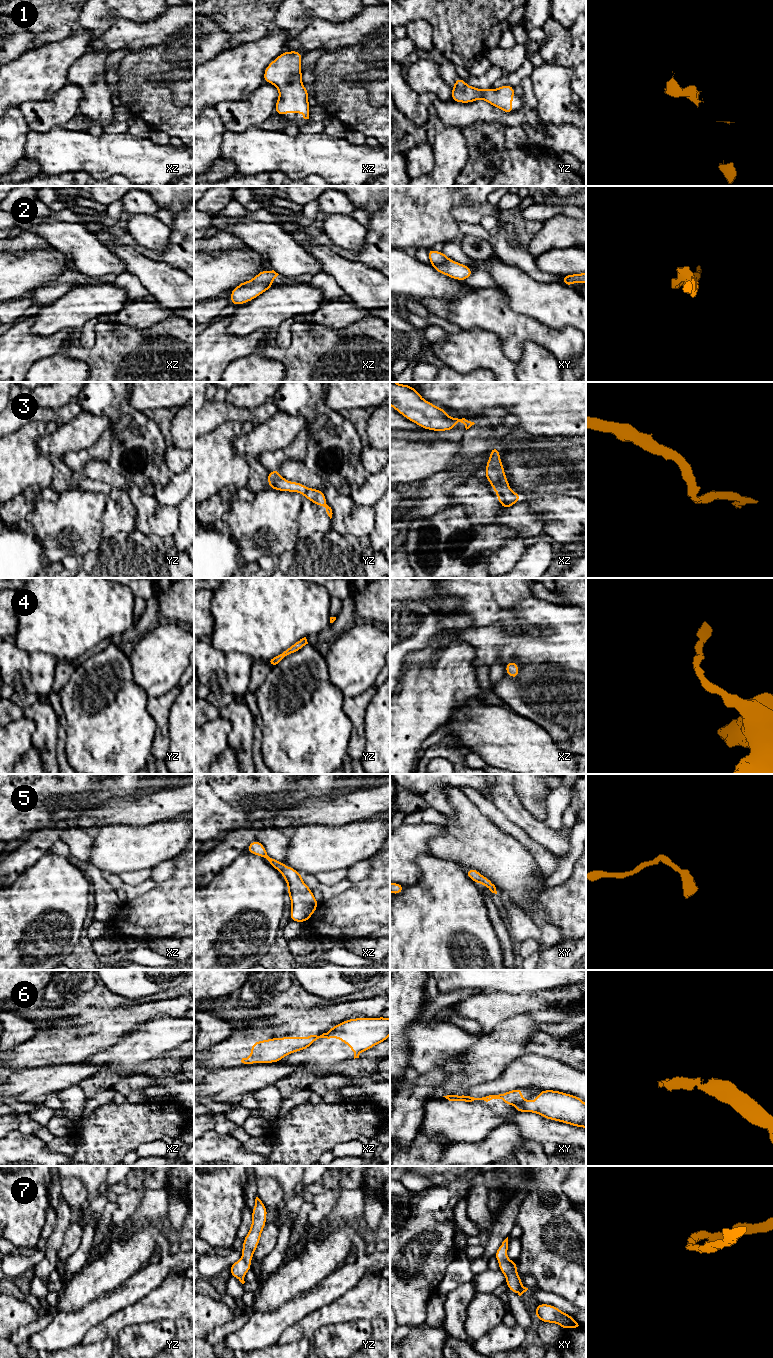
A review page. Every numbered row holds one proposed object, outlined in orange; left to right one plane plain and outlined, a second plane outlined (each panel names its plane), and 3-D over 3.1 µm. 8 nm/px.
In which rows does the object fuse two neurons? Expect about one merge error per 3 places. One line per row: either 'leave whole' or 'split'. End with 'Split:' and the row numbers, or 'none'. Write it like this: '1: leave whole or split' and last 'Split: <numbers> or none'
1: leave whole
2: leave whole
3: leave whole
4: leave whole
5: leave whole
6: split
7: leave whole
Split: 6

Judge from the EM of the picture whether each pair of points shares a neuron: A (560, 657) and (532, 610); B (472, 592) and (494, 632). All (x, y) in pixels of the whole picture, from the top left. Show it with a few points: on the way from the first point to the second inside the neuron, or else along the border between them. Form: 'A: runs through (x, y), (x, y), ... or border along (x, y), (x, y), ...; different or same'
A: runs through (560, 644), (560, 632), (545, 617); same
B: border along (476, 624), (489, 625), (501, 622), (512, 633); different

